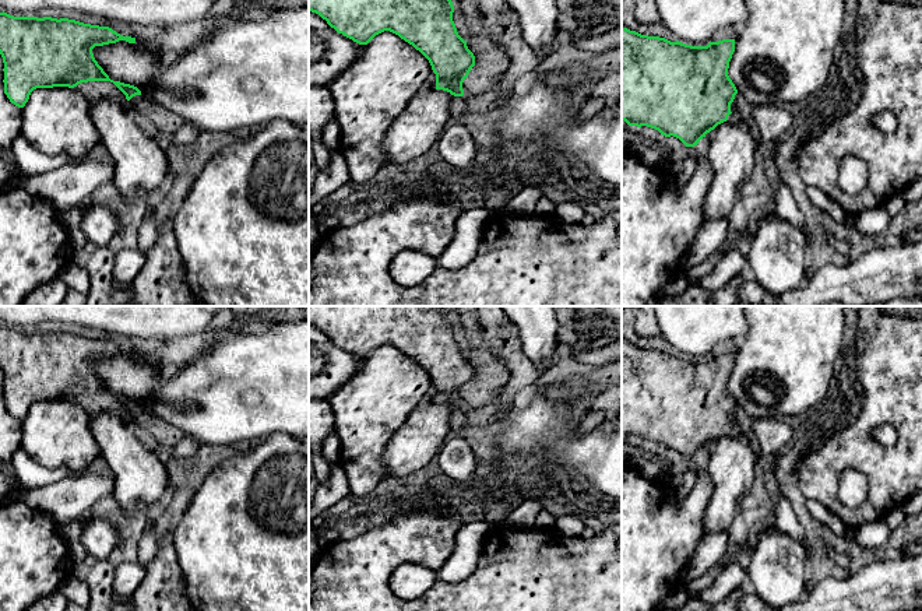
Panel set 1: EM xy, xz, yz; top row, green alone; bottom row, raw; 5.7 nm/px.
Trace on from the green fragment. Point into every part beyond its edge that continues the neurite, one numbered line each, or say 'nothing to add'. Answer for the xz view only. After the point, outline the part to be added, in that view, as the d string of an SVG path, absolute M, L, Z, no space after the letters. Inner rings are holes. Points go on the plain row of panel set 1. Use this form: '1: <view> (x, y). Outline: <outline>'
1: xz (457, 421). Outline: M464 410L453 411L451 418L450 418L450 428L453 431L457 431L457 429L461 429L467 425L468 425L468 422L467 422L467 418L465 418Z

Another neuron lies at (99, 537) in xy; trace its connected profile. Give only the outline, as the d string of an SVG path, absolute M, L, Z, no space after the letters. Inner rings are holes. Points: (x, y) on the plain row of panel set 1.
M88 516L82 529L81 542L89 555L98 559L108 559L120 541L117 529L109 520Z

